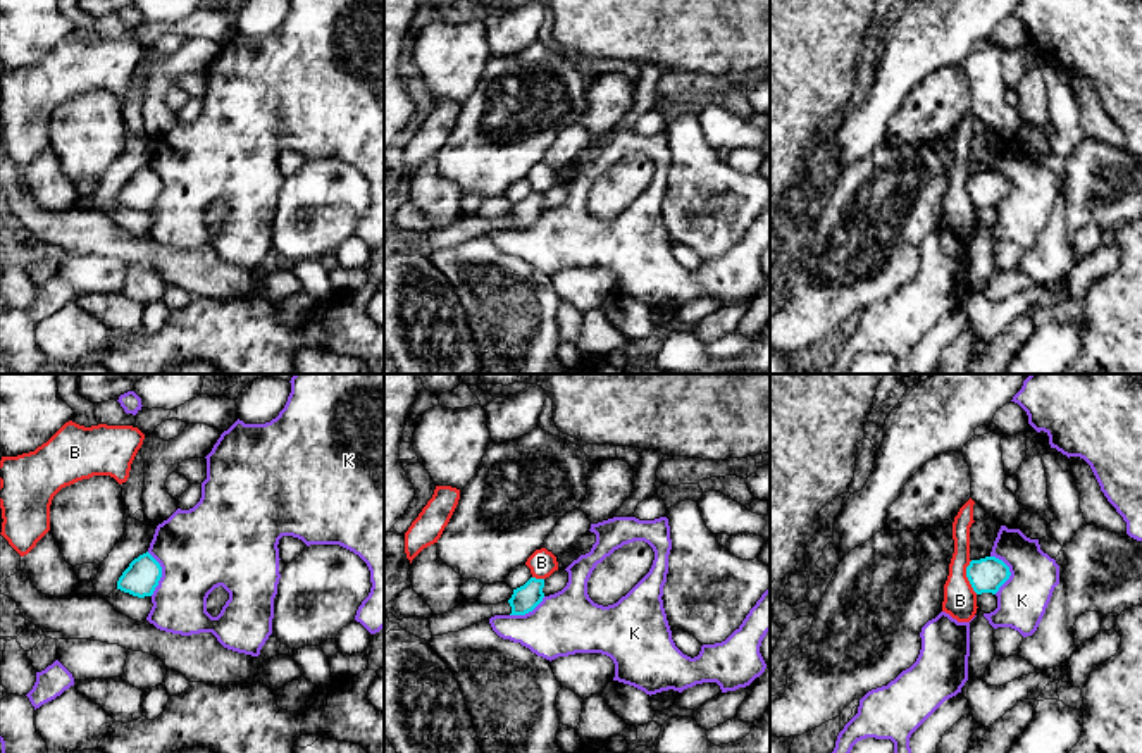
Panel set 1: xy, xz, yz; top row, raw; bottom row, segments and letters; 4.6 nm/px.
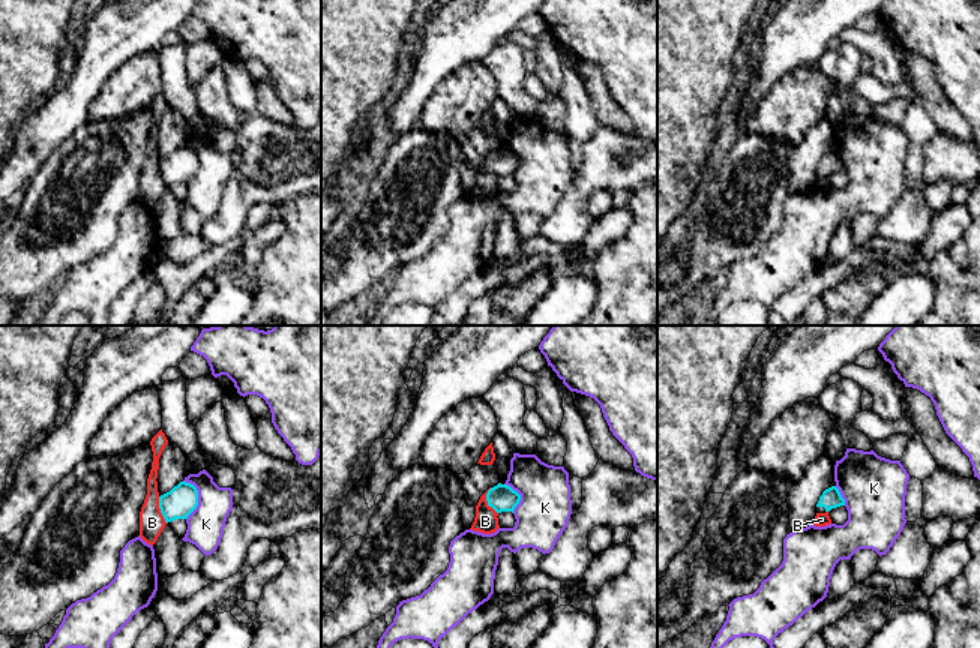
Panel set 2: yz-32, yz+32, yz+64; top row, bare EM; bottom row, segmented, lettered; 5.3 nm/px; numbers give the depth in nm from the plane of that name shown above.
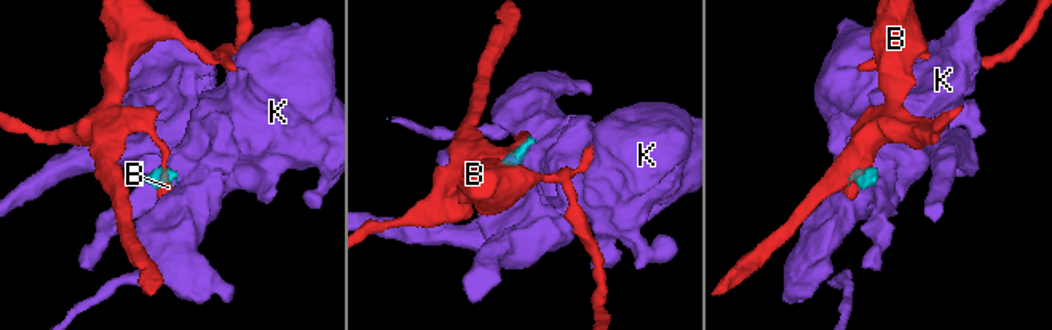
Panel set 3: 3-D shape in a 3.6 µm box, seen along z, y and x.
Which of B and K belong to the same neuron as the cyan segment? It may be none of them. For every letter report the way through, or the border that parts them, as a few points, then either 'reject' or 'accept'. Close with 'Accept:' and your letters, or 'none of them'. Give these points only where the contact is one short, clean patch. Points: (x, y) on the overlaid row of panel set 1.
B: border yz (970, 560), (967, 579), (977, 593); reject
K: border yz (991, 555), (998, 557), (1010, 572), (1010, 578), (994, 593); reject
Accept: none of them

